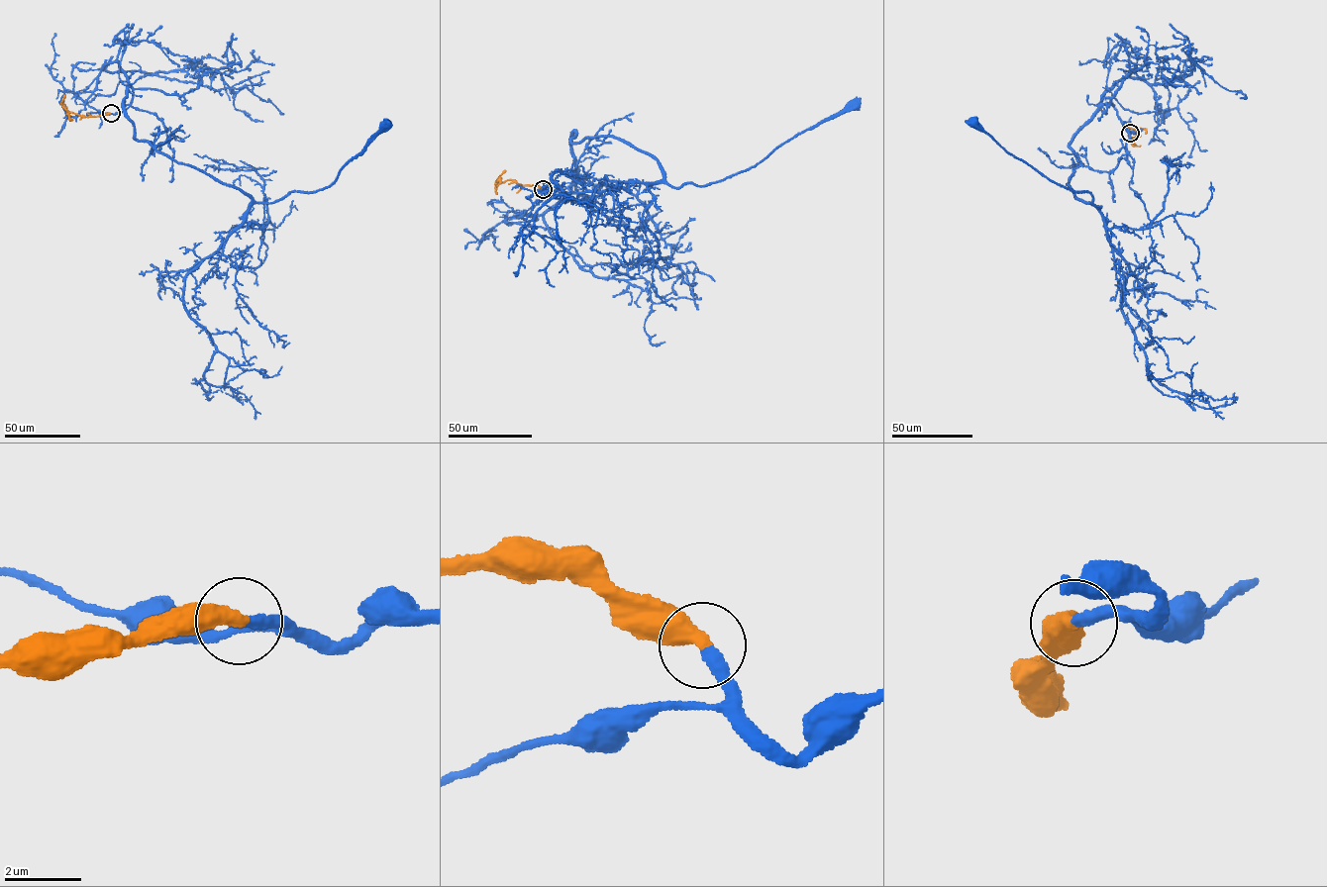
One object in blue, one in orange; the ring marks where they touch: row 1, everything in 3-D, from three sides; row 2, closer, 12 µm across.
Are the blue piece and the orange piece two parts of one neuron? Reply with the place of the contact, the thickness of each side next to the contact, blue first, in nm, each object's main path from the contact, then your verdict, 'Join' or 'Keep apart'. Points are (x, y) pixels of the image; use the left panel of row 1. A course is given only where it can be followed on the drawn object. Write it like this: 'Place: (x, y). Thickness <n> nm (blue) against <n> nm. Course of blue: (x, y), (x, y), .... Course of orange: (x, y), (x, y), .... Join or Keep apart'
Place: (111, 113). Thickness 320 nm (blue) against 440 nm. Course of blue: (110, 114), (131, 106), (153, 113), (167, 139), (150, 152), (153, 144), (266, 203), (329, 187), (385, 124). Course of orange: (110, 114), (82, 117), (69, 112), (61, 102), (64, 95). Join

